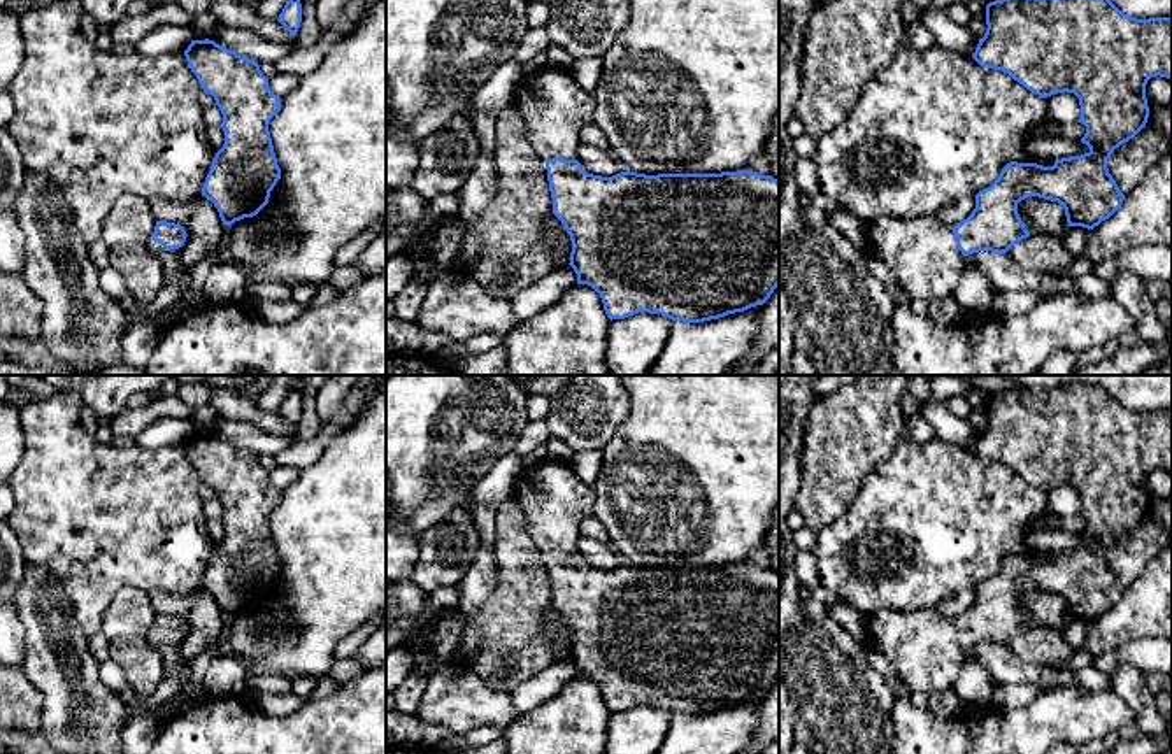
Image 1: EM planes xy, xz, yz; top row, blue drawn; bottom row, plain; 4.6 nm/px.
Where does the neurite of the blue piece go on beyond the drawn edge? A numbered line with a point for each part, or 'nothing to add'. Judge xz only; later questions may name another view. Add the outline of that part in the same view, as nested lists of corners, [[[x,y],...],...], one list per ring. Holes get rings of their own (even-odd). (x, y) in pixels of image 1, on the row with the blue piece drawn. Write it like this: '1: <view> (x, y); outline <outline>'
1: xz (555, 109); outline [[[551,67],[525,77],[514,89],[512,105],[544,161],[577,160],[582,130],[593,126],[595,98],[570,72]]]

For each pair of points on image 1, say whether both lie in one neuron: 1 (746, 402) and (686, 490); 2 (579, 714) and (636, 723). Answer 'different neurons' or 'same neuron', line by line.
1: same neuron
2: different neurons

